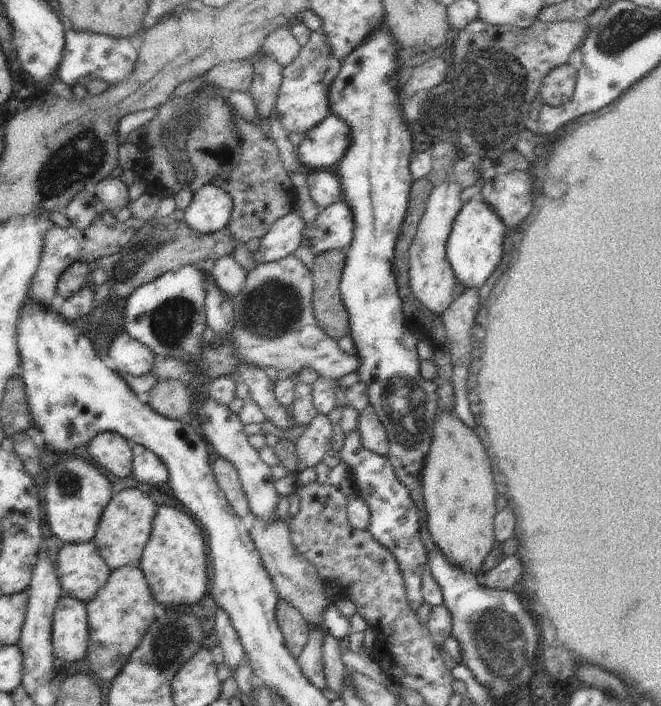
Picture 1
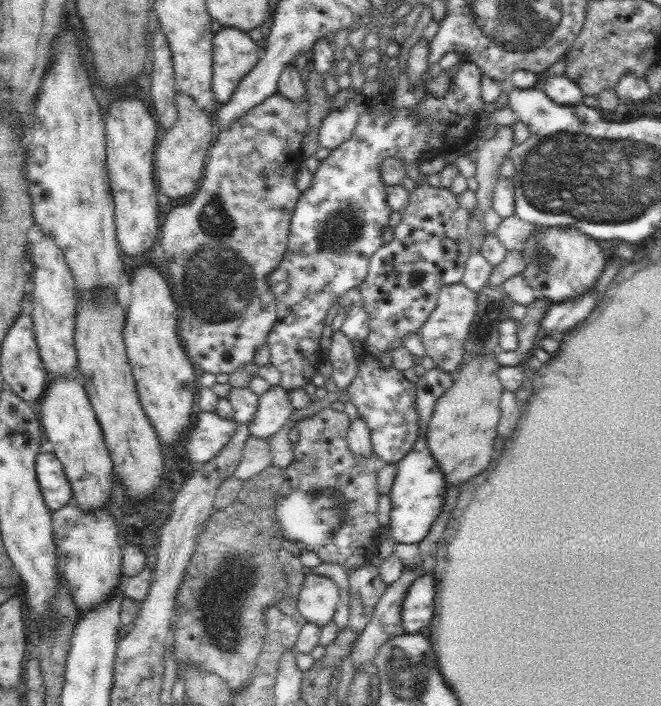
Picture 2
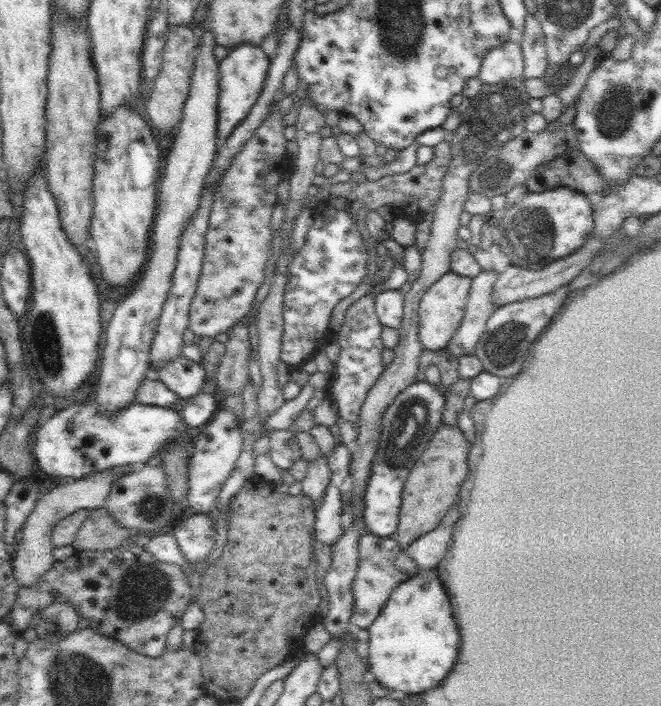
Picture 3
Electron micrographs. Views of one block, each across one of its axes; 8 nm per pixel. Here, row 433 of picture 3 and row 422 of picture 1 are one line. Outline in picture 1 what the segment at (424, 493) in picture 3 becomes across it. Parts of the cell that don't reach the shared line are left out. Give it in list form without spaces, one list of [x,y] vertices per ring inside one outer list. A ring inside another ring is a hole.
[[[438,410],[434,418],[432,442],[422,469],[422,490],[425,510],[428,513],[427,527],[434,544],[446,556],[450,564],[456,564],[460,570],[474,575],[482,573],[482,564],[486,556],[497,543],[494,538],[493,522],[498,510],[496,509],[497,493],[494,489],[499,478],[494,476],[494,460],[488,462],[488,452],[483,442],[476,436],[476,431],[468,428],[454,412]]]

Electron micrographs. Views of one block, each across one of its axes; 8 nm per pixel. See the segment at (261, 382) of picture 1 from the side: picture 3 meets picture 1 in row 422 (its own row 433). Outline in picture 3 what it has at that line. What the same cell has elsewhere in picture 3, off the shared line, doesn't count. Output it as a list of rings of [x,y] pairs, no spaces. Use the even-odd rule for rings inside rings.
[[[291,429],[272,431],[268,446],[274,464],[284,470],[288,470],[302,456],[297,436]]]

